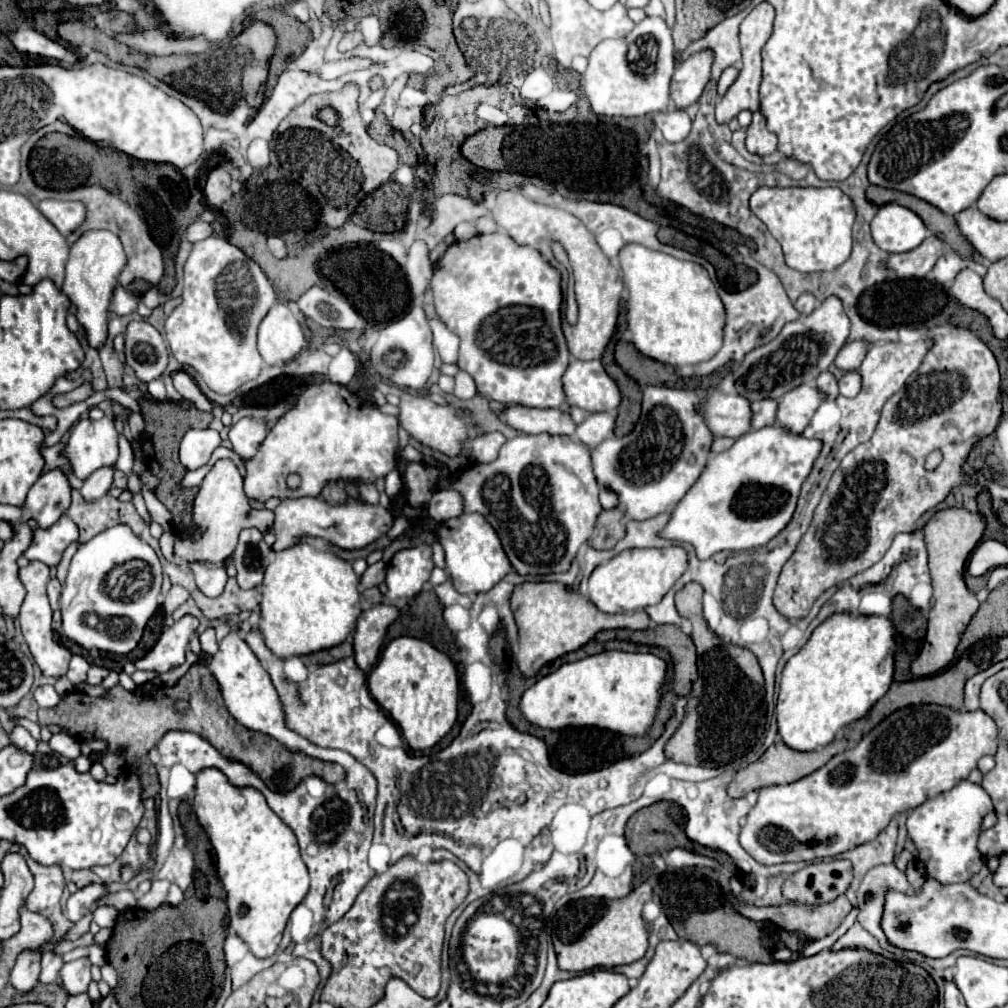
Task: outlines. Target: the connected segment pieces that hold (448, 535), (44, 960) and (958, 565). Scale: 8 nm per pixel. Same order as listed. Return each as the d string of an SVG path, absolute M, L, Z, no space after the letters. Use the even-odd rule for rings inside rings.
M463 513L459 517L439 523L437 537L445 551L447 573L459 593L465 593L465 595L485 593L495 583L499 583L499 579L503 579L503 575L511 573L511 563L507 563L507 557L503 555L499 537L495 535L493 527L479 513Z
M43 953L41 957L41 983L55 983L59 979L59 969L63 959L55 953Z
M945 509L935 513L925 525L925 545L929 551L929 569L933 577L933 607L929 611L929 627L925 635L925 645L917 661L911 665L917 677L927 677L943 671L943 667L951 665L955 659L955 649L959 639L969 625L971 617L979 609L979 601L965 587L963 581L963 565L969 553L979 543L985 529L985 521L981 515L973 515L967 509Z

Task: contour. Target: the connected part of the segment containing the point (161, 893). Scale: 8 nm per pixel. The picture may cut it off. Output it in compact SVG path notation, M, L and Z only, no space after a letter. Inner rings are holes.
M153 881L151 891L137 899L137 907L145 909L145 911L153 911L153 909L161 907L165 903L165 899L167 899L169 887L171 887L169 881Z

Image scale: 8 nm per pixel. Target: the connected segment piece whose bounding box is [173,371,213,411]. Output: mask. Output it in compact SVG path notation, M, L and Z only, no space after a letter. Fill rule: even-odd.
M185 371L173 373L173 385L181 393L181 397L185 401L189 401L195 409L199 409L199 411L211 411L213 409L211 401L199 391L199 387L195 385L195 381Z

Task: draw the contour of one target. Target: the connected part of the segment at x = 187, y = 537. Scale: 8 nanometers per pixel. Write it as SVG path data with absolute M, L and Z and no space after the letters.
M219 459L205 475L193 503L193 531L175 537L175 555L185 563L223 563L237 547L241 529L255 527L269 531L273 525L273 511L257 511L249 505L243 493L243 477L231 459Z

